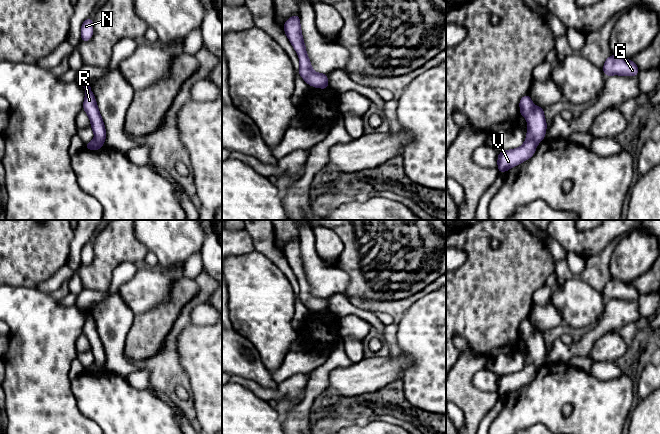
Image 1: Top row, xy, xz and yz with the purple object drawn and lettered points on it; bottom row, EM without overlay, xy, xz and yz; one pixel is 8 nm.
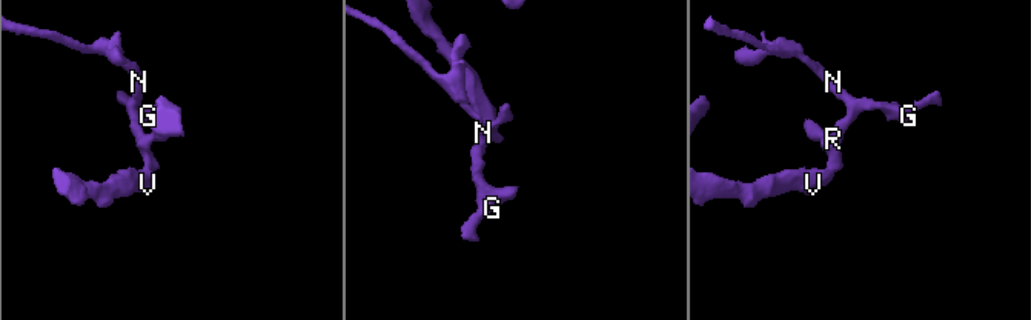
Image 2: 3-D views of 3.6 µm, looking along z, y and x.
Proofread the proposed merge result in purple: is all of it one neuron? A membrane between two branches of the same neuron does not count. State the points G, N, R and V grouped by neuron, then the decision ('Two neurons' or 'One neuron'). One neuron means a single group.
Groups: G N R / V. Two neurons

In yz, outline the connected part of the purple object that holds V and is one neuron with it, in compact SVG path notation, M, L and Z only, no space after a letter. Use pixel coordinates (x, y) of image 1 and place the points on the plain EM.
M526 362L523 369L519 372L500 375L497 381L497 393L500 397L504 397L514 390L531 382L537 372L537 367L532 362Z

